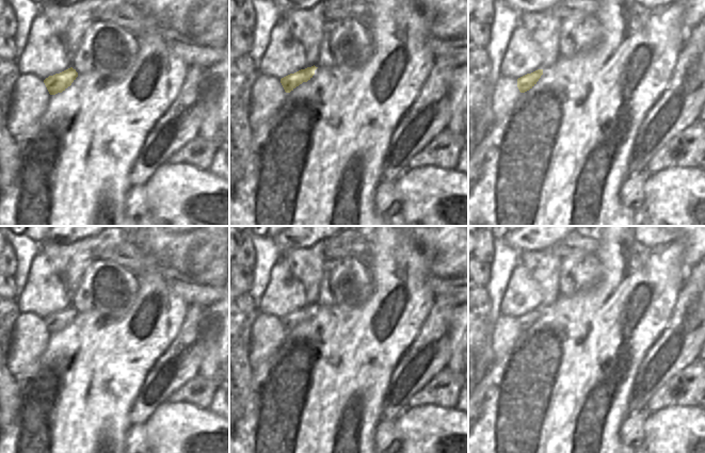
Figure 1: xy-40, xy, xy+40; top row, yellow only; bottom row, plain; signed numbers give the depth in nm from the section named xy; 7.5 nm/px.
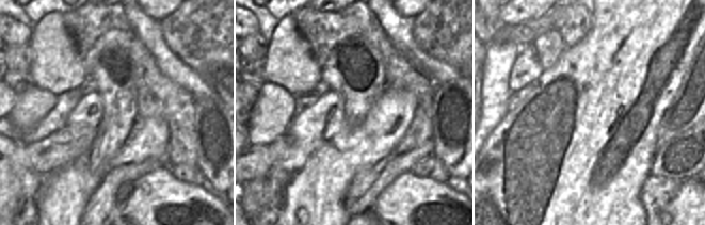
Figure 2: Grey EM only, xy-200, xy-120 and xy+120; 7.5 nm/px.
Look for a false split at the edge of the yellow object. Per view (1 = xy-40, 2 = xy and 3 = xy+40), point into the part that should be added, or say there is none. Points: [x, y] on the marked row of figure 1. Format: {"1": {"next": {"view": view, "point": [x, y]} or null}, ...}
{"1": {"next": null}, "2": {"next": null}, "3": {"next": null}}

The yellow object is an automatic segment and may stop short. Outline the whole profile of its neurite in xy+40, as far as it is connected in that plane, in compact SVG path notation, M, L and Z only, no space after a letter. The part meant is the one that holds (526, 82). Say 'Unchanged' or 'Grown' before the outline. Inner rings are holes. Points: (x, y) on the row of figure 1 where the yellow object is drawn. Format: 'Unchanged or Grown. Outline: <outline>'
Unchanged. Outline: M538 69L531 74L527 74L520 78L517 79L517 87L520 93L525 93L532 88L541 76L543 75L543 69Z

